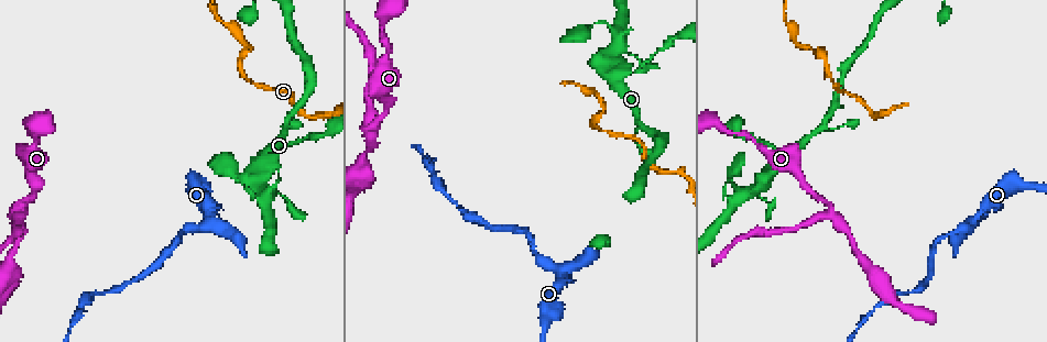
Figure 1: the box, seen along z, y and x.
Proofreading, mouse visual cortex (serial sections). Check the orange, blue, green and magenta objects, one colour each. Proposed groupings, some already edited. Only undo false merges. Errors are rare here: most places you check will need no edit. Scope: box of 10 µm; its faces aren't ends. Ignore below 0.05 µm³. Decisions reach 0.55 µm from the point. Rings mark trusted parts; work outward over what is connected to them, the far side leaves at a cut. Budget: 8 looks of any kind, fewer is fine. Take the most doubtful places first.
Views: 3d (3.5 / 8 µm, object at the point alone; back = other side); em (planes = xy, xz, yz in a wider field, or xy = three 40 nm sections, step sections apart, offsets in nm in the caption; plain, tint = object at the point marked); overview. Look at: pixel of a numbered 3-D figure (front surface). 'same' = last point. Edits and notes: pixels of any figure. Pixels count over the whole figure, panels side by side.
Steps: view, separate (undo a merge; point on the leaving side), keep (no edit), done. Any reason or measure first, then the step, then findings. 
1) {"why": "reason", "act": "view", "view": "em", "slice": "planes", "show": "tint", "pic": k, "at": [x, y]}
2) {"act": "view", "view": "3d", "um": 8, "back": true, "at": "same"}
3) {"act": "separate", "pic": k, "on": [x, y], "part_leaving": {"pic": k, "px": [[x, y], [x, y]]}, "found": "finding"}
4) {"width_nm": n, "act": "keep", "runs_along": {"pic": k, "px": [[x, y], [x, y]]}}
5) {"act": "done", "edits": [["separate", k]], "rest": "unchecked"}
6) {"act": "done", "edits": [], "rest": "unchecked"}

{"why": "three-way junction", "act": "view", "view": "3d", "um": 3.5, "pic": 1, "at": [830, 212]}

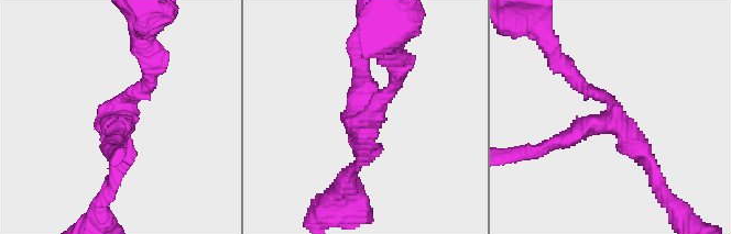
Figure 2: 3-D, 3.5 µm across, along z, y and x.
{"arms": 3, "arm_widths_nm": [200, 250, 250], "act": "view", "view": "em", "slice": "xy", "step": 3, "show": "tint", "pic": 2, "at": [361, 120]}

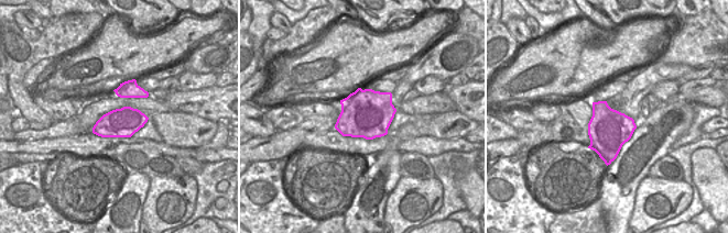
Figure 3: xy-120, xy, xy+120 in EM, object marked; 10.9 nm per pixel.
{"act": "keep", "runs_along": {"pic": 2, "px": [[574, 77], [613, 104], [655, 176]]}, "found": "continuous, no second cell"}

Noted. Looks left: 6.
{"why": "narrows sharply", "act": "view", "view": "3d", "um": 3.5, "pic": 1, "at": [617, 34]}

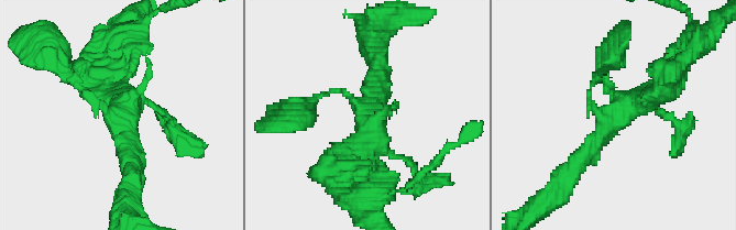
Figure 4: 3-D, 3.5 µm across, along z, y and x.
{"act": "keep", "found": "one cell here"}

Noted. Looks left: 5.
{"why": "abrupt turn", "act": "view", "view": "3d", "um": 3.5, "pic": 1, "at": [241, 58]}

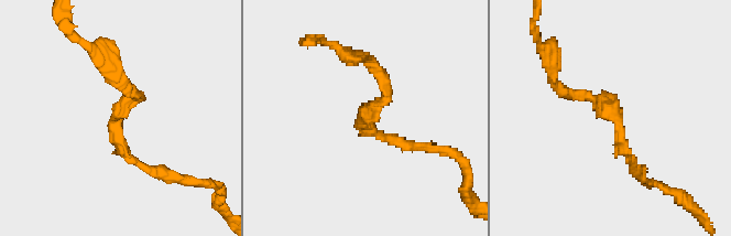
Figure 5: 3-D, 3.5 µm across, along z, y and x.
{"arm_widths_nm": [150, 150], "why": "now the EM", "act": "view", "view": "em", "slice": "xy", "step": 3, "show": "tint", "pic": 5, "at": [362, 124]}

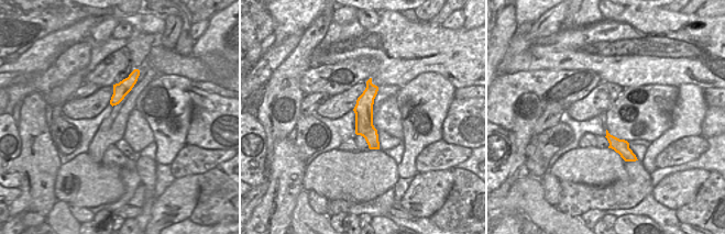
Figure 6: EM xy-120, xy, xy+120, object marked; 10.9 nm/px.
{"act": "keep", "found": "one cell here"}

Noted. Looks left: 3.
{"act": "done", "edits": [], "rest": "unchecked"}

